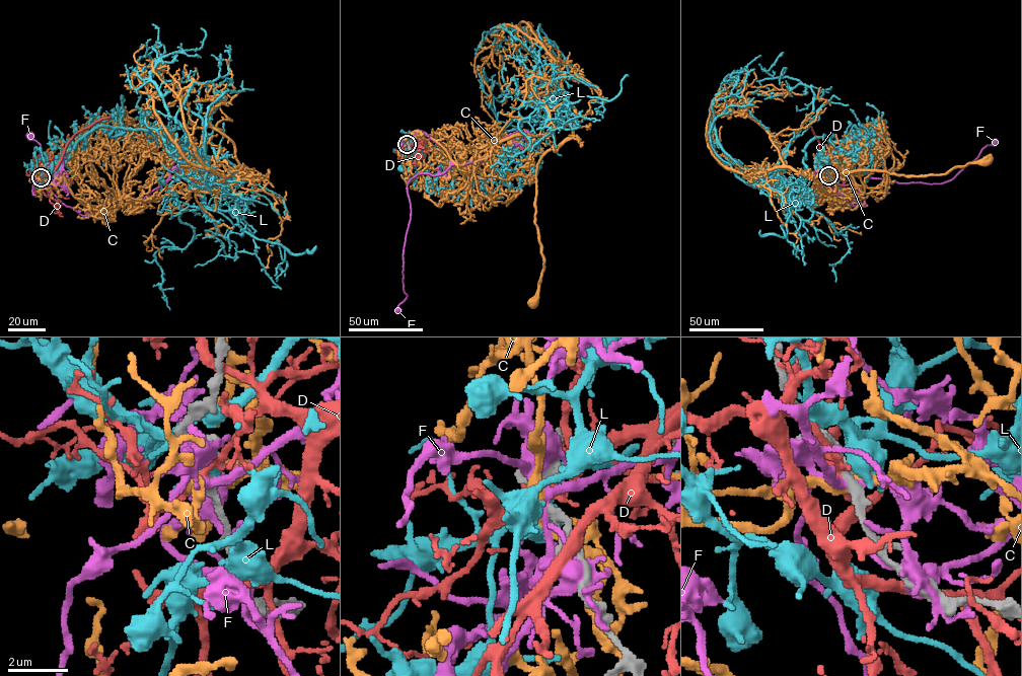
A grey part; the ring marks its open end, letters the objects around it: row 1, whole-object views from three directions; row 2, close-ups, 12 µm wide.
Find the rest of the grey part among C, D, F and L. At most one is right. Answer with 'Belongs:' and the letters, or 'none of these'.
Belongs: C

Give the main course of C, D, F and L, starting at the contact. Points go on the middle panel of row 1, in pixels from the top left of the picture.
C: (407, 144), (422, 131), (469, 170), (515, 136), (553, 136), (536, 174), (543, 268), (531, 302)
D: (407, 144), (419, 135), (433, 135), (462, 126)
F: (408, 144), (417, 131), (424, 132), (451, 164), (441, 173), (418, 173), (407, 185), (407, 296), (398, 311)
L: (407, 144), (472, 150), (516, 118), (563, 123), (531, 43), (504, 25), (535, 76)

